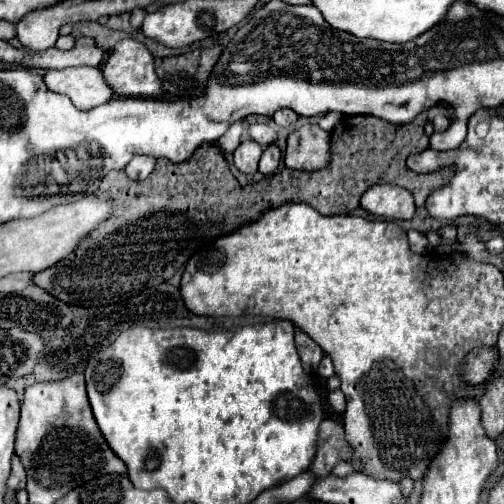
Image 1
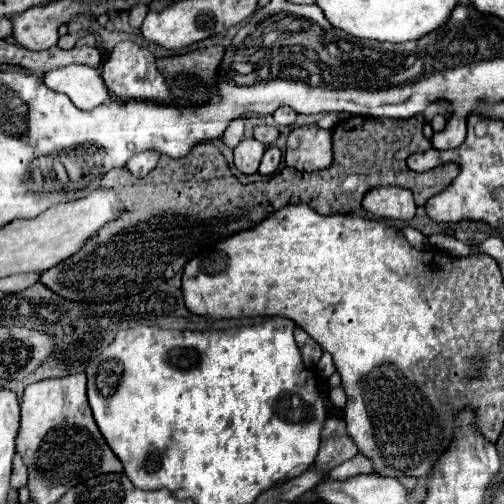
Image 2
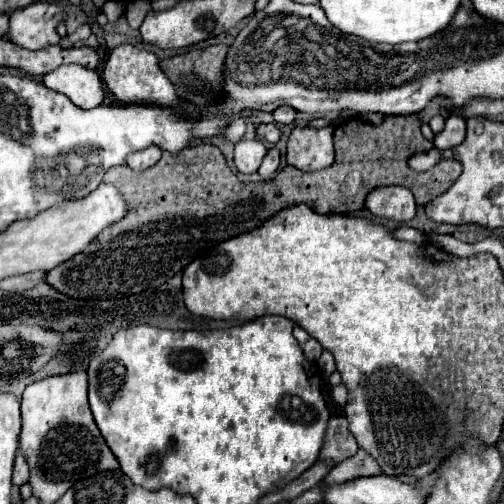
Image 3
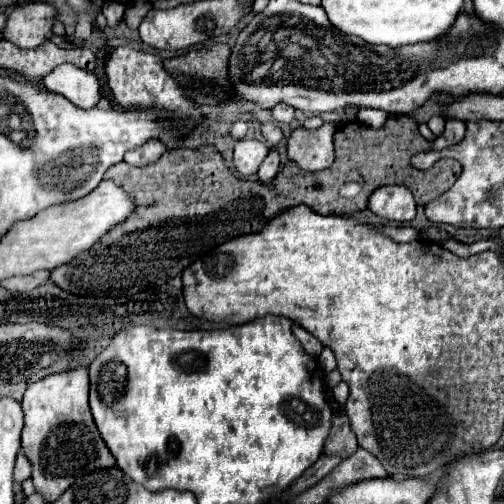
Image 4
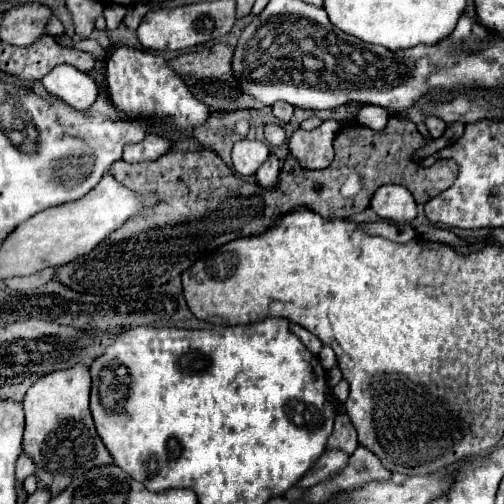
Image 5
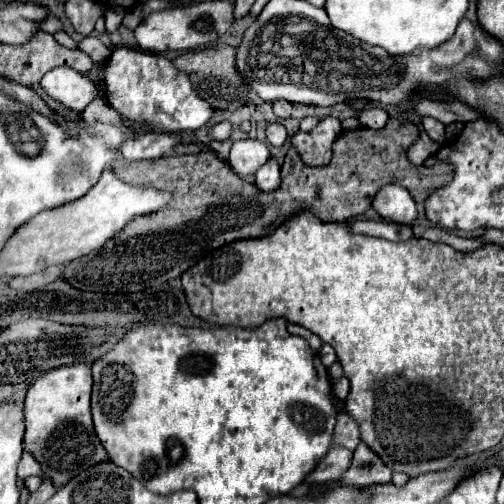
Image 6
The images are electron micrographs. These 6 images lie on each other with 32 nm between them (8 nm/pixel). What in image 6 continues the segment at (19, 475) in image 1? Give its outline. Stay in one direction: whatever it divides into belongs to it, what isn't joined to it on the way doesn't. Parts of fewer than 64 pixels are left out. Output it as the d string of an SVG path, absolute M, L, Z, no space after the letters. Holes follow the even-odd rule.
M24 450L22 460L20 460L20 466L18 466L18 478L24 480L28 476L42 476L42 468L36 462L36 458L28 450Z

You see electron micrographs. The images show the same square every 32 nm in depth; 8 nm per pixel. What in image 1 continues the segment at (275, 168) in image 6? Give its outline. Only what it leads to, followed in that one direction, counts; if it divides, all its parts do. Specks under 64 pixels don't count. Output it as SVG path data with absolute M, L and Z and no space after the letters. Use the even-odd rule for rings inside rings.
M270 144L270 146L264 150L264 154L262 154L262 160L260 160L260 170L258 170L258 172L266 174L266 176L268 176L268 174L272 174L272 172L278 168L280 158L282 158L280 148L278 148L276 144Z

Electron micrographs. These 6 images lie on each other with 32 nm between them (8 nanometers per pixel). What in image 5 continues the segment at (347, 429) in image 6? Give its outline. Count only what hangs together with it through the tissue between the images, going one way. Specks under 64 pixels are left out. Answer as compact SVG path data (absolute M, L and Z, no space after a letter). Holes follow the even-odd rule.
M338 414L334 432L328 440L328 448L342 448L348 454L352 454L356 450L356 446L358 446L358 432L356 432L352 420L348 418L348 414Z

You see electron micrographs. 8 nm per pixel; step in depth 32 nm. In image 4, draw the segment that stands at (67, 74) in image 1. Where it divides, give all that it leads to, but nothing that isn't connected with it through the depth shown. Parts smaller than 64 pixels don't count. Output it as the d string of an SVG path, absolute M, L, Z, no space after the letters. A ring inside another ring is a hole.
M60 64L50 74L42 78L42 84L48 92L60 94L70 100L76 108L88 110L94 108L100 100L98 78L92 72L80 70L74 64Z

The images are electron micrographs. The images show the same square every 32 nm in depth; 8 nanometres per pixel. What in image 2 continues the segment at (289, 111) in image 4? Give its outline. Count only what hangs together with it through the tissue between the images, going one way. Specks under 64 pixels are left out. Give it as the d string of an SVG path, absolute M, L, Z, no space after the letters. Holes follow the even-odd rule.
M288 106L278 108L272 116L274 116L274 122L280 124L280 126L290 126L290 124L294 124L294 120L296 120L296 112L294 112L292 108L288 108Z

